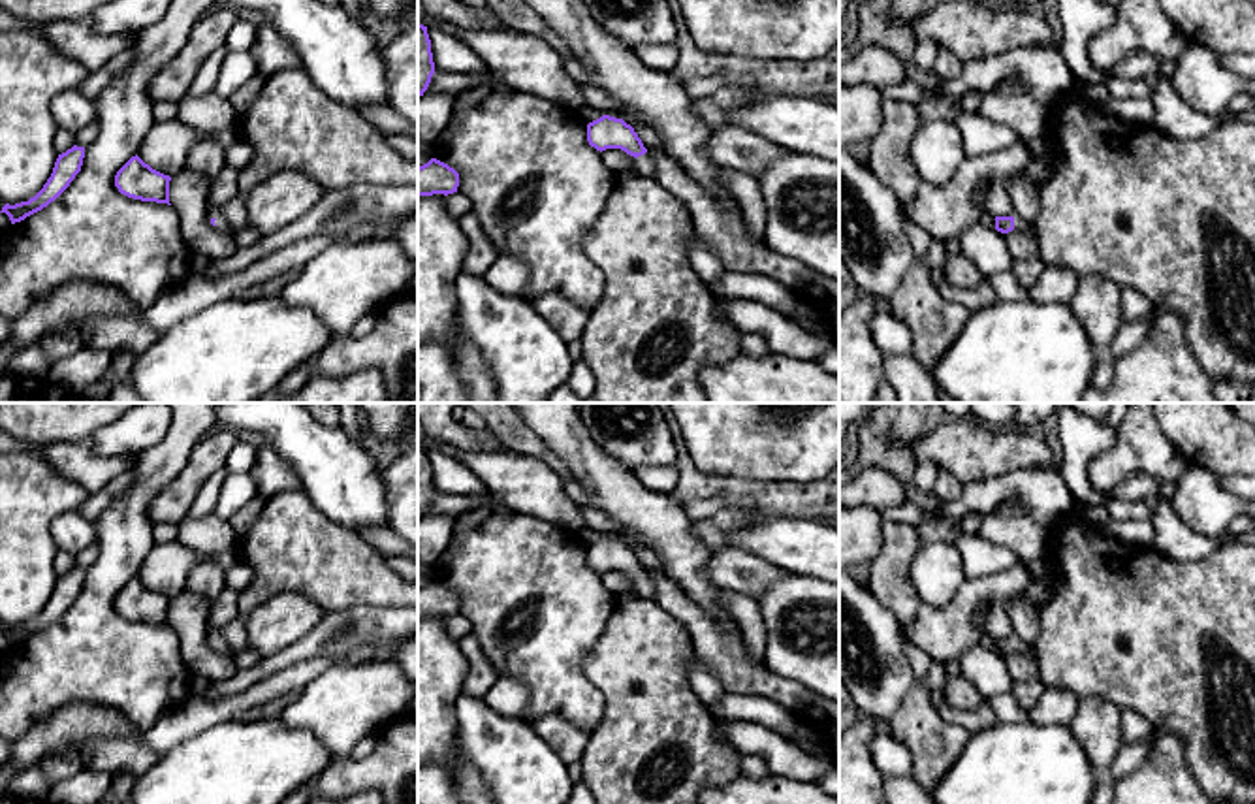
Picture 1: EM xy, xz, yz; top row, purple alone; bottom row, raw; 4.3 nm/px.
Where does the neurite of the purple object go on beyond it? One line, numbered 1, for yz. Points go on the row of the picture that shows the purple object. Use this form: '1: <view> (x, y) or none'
1: yz (1018, 223)

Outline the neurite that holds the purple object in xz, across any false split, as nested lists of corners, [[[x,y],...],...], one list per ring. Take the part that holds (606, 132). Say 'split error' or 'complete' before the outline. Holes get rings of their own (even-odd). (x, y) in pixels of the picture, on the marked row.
split error | [[[602,115],[587,124],[587,141],[596,151],[621,149],[636,158],[640,177],[653,177],[653,158],[630,124],[623,119]]]

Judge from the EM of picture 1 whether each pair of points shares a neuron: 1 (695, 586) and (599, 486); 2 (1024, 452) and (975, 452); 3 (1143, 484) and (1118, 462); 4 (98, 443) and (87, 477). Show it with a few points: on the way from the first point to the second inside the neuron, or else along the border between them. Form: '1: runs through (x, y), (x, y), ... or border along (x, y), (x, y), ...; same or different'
1: runs through (683, 558), (627, 501); same
2: runs through (1013, 452), (986, 452); same
3: border along (1156, 482), (1143, 473), (1129, 473), (1105, 492); different
4: border along (85, 443), (96, 454), (119, 458); different

